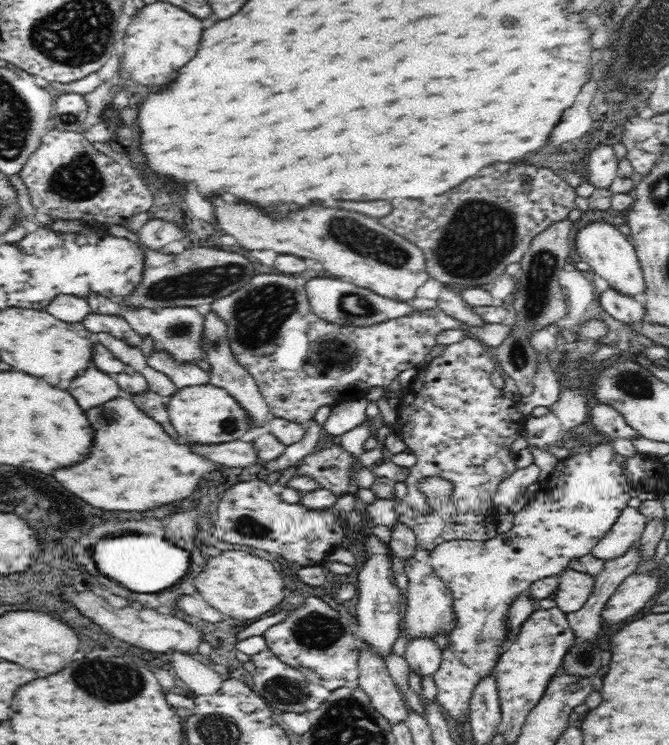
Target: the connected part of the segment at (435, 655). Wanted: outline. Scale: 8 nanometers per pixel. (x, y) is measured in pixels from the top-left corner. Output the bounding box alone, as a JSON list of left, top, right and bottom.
[404,635,442,678]

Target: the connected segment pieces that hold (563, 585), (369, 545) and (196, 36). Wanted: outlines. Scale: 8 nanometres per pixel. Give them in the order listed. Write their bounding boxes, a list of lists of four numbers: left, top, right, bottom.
[[554,570,595,614],[355,532,405,658],[120,1,204,84]]

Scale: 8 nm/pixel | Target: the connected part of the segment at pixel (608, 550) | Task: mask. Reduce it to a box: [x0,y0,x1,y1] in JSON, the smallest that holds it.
[591,508,646,561]

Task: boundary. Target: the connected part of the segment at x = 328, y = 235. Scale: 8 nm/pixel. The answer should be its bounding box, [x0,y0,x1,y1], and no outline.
[214,198,430,302]

